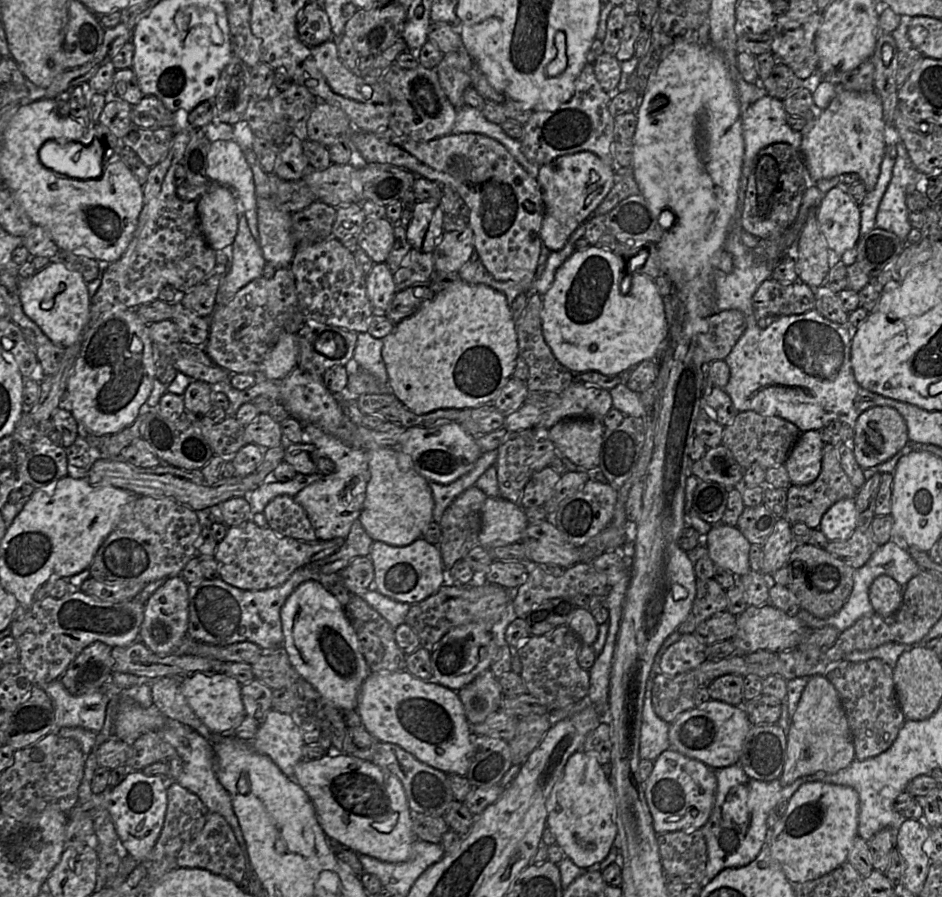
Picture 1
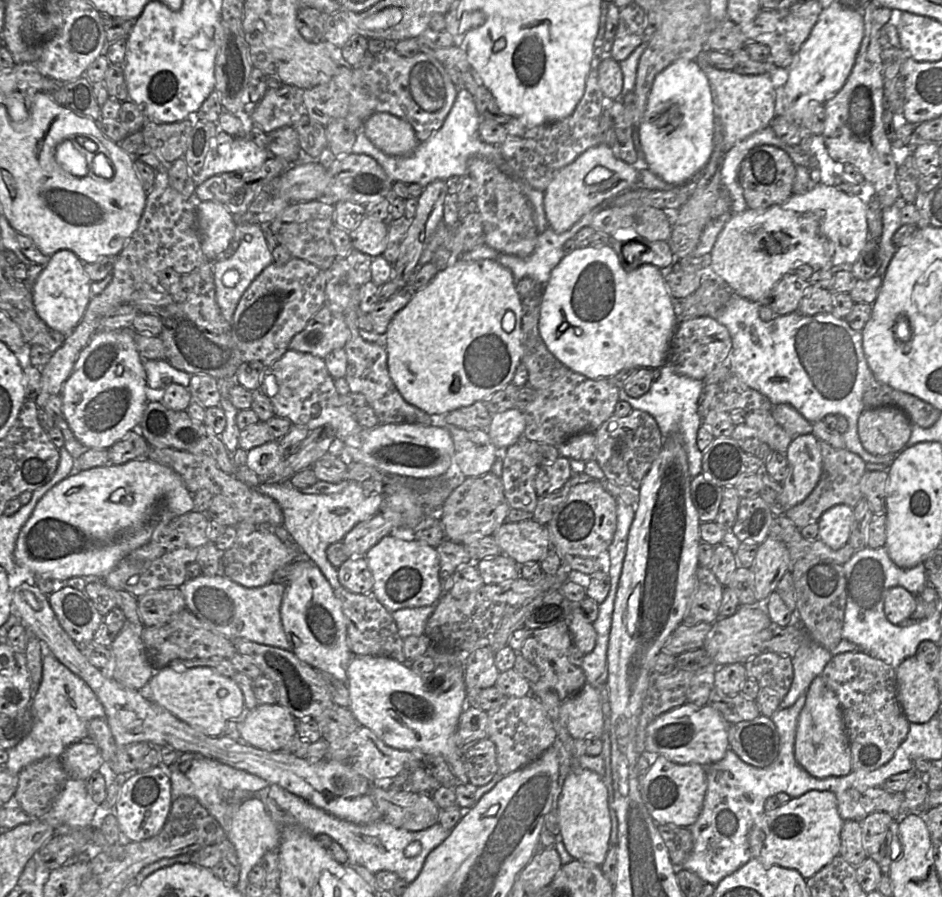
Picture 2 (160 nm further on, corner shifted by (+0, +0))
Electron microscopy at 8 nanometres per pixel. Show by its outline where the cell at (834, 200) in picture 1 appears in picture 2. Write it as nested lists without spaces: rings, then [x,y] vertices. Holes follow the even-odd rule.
[[[821,183],[804,194],[793,194],[782,204],[764,209],[747,208],[732,214],[718,235],[710,253],[710,272],[723,280],[732,292],[761,305],[776,283],[799,264],[827,270],[843,263],[853,265],[869,239],[866,214],[864,196],[849,195],[835,186]]]

